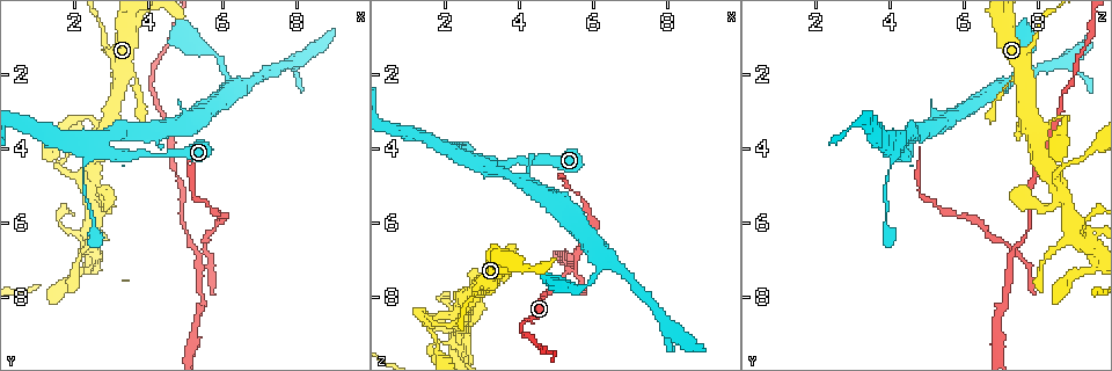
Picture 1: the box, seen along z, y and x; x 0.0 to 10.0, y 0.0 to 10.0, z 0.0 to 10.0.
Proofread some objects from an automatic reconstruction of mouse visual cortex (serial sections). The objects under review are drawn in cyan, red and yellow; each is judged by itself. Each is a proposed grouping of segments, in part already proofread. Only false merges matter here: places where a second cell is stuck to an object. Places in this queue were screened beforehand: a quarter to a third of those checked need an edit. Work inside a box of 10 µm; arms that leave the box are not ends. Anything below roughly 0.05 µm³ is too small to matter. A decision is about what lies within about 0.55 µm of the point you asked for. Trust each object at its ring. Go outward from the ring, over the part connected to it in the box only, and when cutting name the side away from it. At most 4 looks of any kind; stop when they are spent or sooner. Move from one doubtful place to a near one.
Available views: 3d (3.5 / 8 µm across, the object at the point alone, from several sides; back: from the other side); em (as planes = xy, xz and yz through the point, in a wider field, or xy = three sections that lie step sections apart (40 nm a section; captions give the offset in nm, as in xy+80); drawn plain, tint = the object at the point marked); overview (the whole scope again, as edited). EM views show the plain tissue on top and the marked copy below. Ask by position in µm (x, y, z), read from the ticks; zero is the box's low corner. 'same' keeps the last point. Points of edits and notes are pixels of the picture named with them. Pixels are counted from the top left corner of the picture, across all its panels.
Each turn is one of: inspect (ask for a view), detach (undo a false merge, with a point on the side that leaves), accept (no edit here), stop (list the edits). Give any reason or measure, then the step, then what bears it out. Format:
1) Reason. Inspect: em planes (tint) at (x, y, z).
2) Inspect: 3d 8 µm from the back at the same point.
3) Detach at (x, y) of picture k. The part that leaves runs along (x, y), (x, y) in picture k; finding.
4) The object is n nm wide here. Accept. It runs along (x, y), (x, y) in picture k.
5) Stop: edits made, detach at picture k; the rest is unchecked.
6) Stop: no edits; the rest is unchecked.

A narrow waist. Inspect: 3d 3.5 µm from the back at (1.60, 4.45, 8.60).

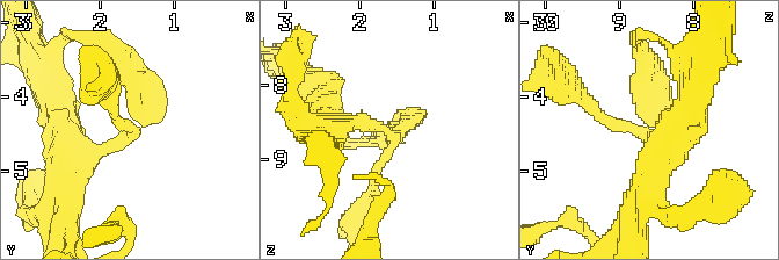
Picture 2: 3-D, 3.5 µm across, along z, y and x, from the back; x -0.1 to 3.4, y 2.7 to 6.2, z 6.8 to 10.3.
Shape alone is not enough. Inspect: em xy step 1 (tint) at (1.65, 4.50, 8.65).

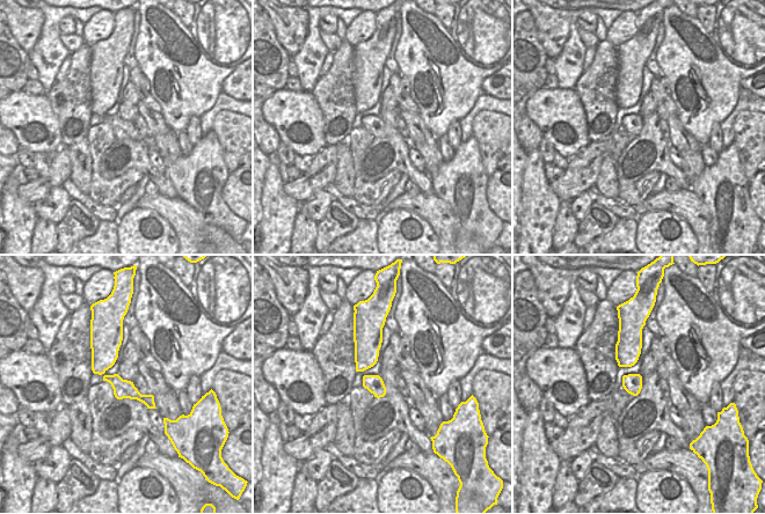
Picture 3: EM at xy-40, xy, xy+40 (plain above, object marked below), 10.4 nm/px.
Accept. It runs along (62, 143), (96, 153), (139, 122), (122, 65) in picture 2; continuous, no second cell.

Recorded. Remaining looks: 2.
Thin neck. Inspect: 3d 8 µm at (2.55, 6.30, 9.00).

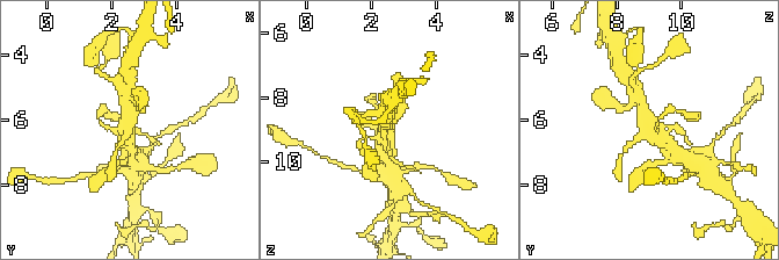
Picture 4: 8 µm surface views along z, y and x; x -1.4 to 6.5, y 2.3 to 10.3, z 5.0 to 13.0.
Inspect: em planes (tint) at the same point.

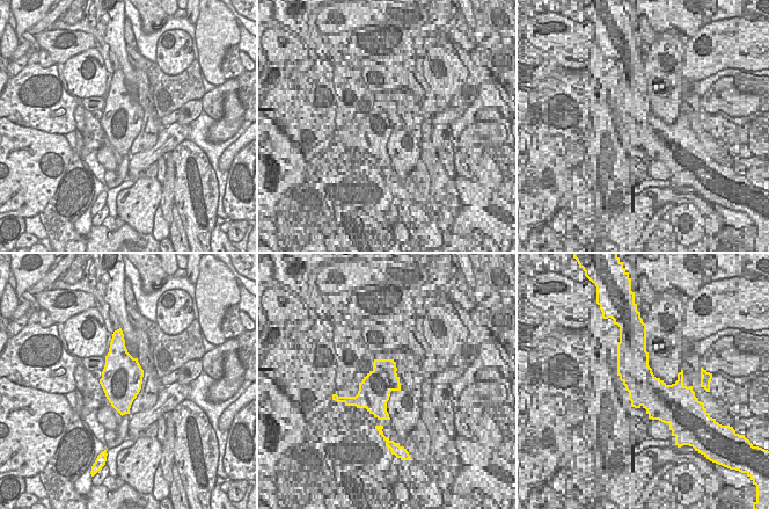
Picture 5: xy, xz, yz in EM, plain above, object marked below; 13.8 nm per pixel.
Accept. It runs along (640, 98), (642, 122), (674, 150) in picture 4; all the same cell.

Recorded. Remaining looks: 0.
Stop: no edits; the rest is unchecked.

